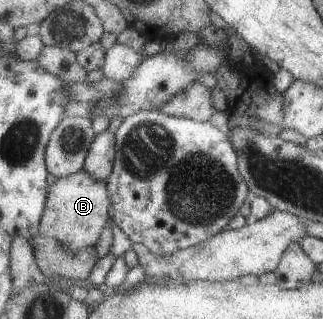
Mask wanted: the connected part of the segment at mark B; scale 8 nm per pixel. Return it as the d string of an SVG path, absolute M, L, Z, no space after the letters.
M83 169L65 178L58 178L47 191L45 206L39 221L39 233L55 241L70 254L92 249L109 220L107 187L94 181Z

